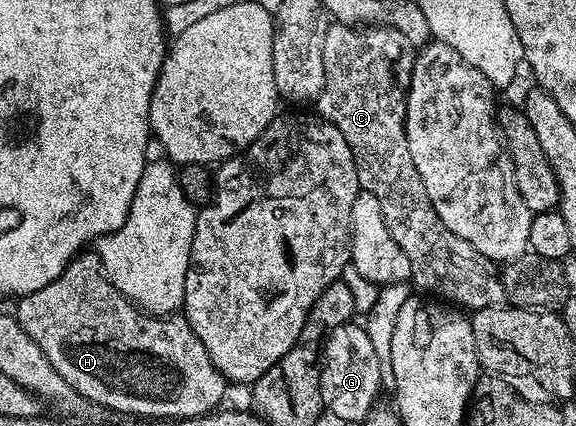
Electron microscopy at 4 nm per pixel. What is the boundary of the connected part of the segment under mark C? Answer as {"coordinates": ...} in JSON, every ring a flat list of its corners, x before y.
{"coordinates":[[330,23,323,43,323,74,326,75,326,80,323,82,322,93,315,101,316,111,321,119,330,120,339,134,347,138,347,146,351,146,362,189,379,198,379,210,387,222,387,230,391,238,399,242,399,250,407,254,407,262,411,262,412,283,417,283,422,288,422,293,440,298,461,310,496,308,504,305,507,300,498,265,479,254,479,250,471,248,467,242,463,242,459,234,443,226,439,214,435,214,435,206,431,206,427,198,425,187,419,178,419,170,415,170,415,162,411,162,411,150,407,146,405,133,406,89,402,85,400,88,393,77,393,67,404,48,407,48,407,41,394,28]]}

